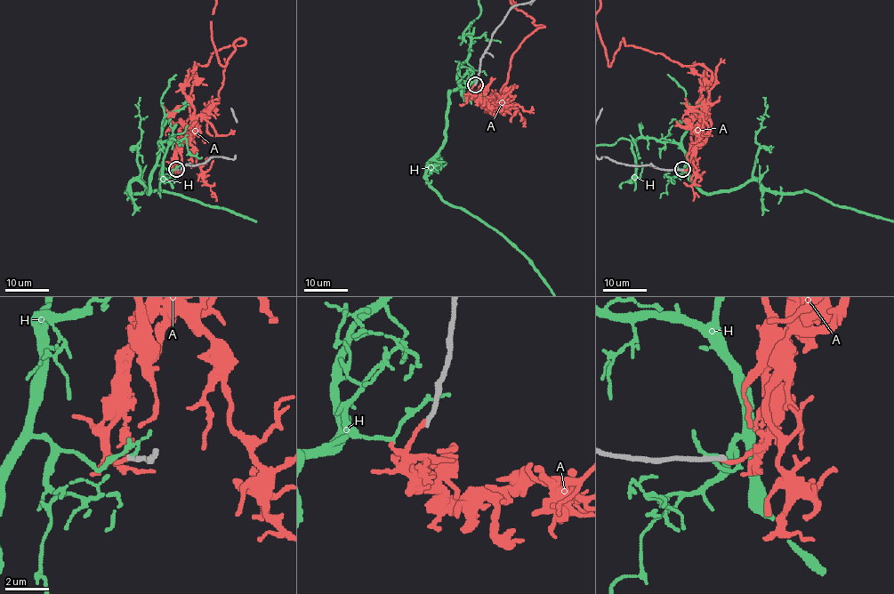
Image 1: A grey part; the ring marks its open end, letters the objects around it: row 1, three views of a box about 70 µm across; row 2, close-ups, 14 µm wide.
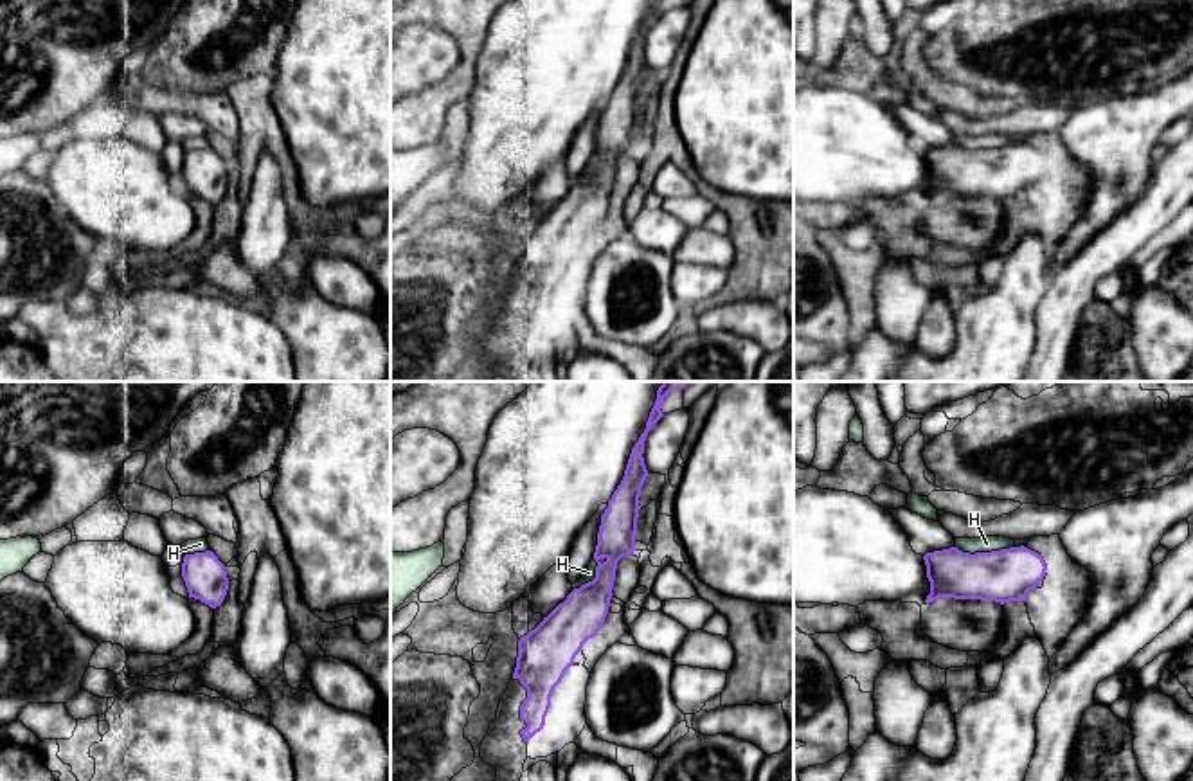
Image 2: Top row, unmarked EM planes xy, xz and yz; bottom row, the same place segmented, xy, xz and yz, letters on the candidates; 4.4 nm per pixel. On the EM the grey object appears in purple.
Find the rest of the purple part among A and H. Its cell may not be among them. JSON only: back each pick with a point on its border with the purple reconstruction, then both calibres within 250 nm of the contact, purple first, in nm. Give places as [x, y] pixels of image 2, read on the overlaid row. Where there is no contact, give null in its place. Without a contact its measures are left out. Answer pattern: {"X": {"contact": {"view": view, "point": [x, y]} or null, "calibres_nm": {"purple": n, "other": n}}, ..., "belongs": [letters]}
{"belongs": []}

